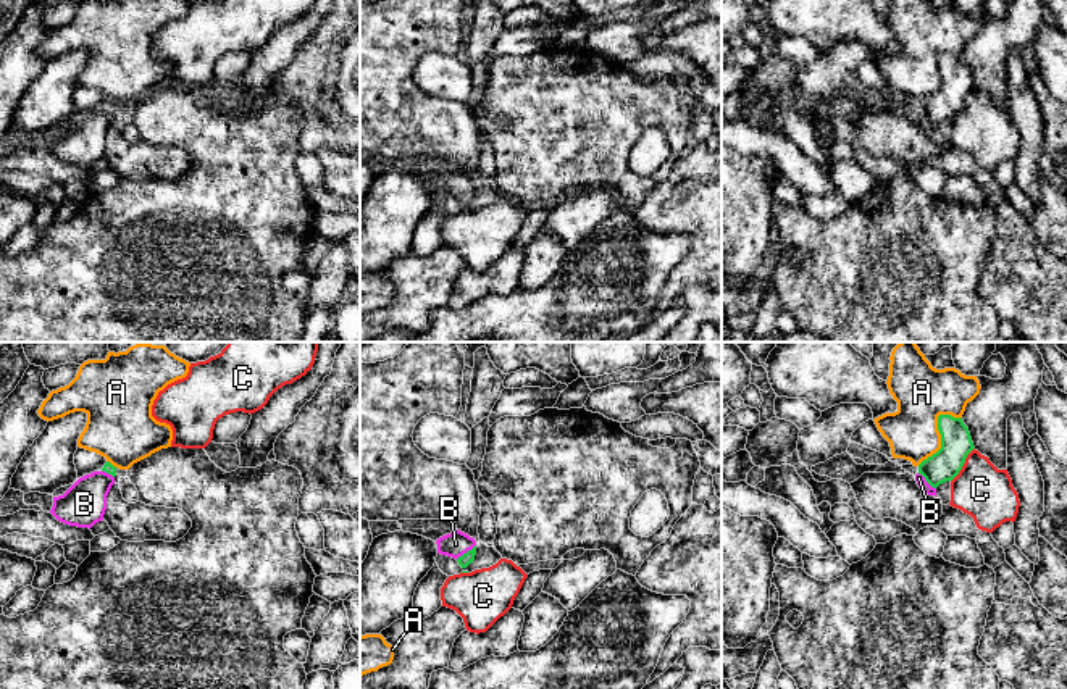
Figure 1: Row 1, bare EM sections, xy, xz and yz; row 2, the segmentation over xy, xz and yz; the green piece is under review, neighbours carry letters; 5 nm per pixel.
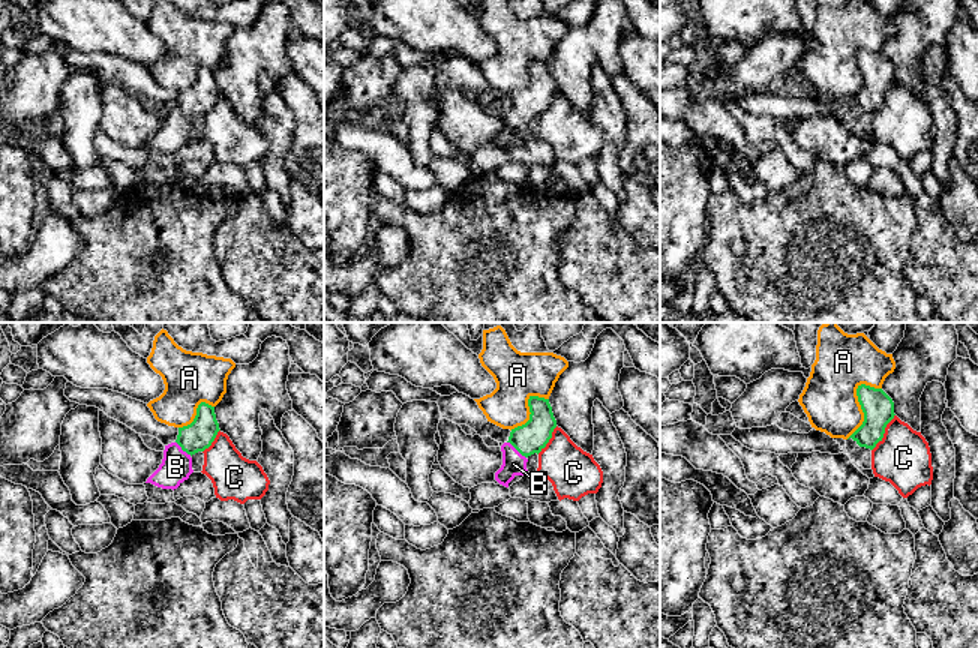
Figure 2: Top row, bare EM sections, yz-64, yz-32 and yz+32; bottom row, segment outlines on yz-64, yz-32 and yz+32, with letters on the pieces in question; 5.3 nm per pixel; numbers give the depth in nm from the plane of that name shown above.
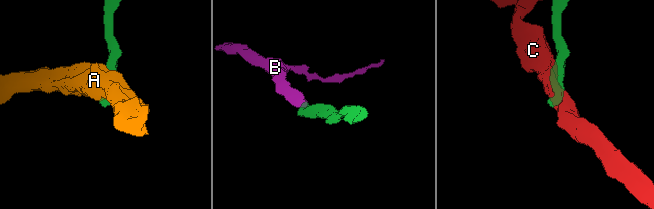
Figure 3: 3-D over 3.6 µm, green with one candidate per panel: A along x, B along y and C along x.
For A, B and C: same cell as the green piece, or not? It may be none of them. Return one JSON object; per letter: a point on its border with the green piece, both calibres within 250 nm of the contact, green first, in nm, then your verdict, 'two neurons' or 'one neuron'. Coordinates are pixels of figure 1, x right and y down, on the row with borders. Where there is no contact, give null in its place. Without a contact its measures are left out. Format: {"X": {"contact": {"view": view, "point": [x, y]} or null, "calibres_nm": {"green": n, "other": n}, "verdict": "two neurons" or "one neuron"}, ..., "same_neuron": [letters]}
{"A": {"contact": {"view": "yz", "point": [940, 433]}, "calibres_nm": {"green": 160, "other": 280}, "verdict": "two neurons"}, "B": {"contact": {"view": "xz", "point": [467, 552]}, "calibres_nm": {"green": 60, "other": 120}, "verdict": "one neuron"}, "C": {"contact": {"view": "yz", "point": [962, 465]}, "calibres_nm": {"green": 160, "other": 280}, "verdict": "two neurons"}, "same_neuron": ["B"]}

